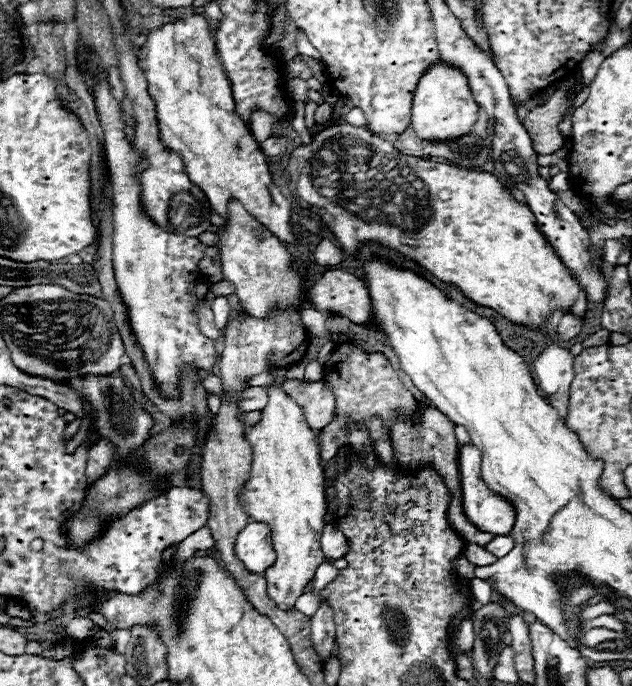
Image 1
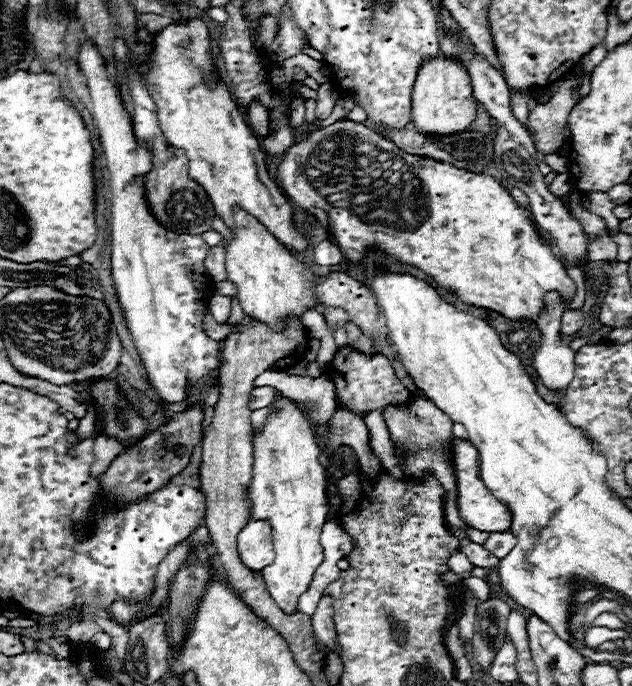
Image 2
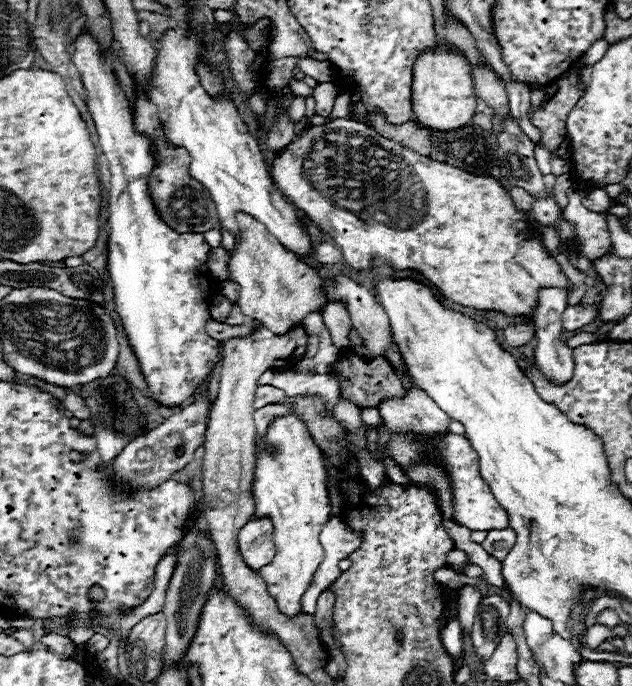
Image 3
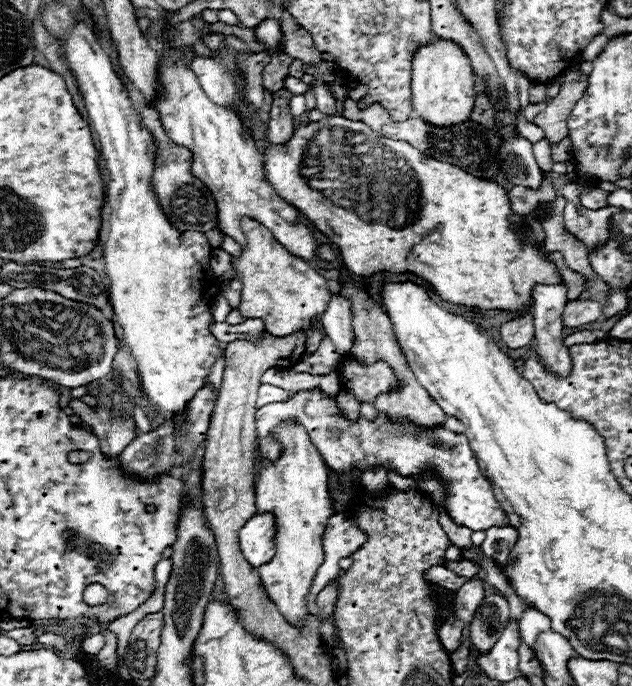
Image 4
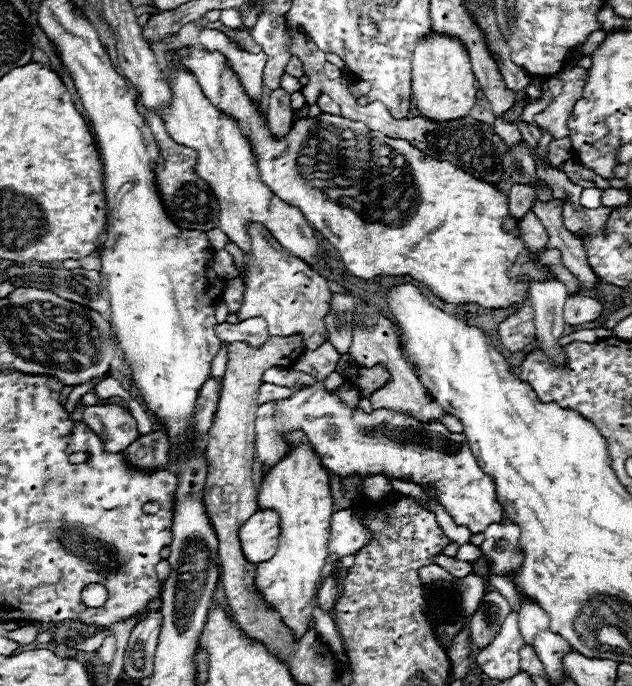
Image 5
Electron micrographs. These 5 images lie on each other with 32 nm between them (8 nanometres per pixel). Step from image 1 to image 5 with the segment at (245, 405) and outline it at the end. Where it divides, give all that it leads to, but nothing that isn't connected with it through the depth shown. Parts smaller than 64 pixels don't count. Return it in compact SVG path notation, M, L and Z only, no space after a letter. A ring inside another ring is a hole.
M262 384L260 394L258 394L258 404L266 404L272 400L284 400L284 398L292 396L294 392L298 392L298 388L282 388L276 384Z

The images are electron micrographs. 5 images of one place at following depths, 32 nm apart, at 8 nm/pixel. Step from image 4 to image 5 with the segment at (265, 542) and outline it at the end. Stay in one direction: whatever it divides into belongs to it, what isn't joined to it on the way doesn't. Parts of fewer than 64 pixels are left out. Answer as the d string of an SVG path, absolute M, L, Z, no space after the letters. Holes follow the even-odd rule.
M256 512L240 528L238 538L248 562L260 564L274 556L278 546L278 516L276 512Z

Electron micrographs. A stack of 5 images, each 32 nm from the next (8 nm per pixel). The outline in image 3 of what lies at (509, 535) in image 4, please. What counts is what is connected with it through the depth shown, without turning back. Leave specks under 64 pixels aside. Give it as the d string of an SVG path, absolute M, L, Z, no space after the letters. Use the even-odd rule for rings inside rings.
M506 528L506 530L490 530L488 540L484 540L482 548L490 556L504 560L504 556L508 556L508 552L514 548L514 544L516 544L516 532L512 532L512 528Z

